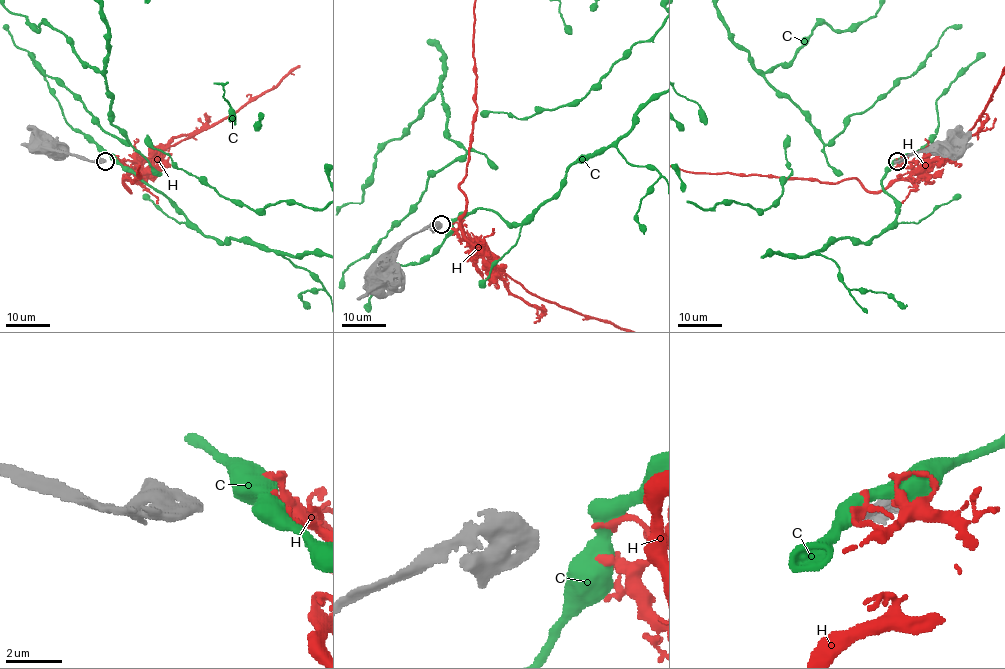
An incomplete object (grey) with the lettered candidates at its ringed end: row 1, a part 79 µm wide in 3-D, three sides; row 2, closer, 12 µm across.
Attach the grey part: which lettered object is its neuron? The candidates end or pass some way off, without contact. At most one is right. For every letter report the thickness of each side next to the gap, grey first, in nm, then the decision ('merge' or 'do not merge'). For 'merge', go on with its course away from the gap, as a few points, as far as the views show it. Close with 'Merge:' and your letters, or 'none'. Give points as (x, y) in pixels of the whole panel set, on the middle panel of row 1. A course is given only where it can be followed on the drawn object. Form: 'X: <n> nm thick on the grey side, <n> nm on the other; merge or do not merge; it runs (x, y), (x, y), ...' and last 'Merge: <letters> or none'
C: 480 nm thick on the grey side, 700 nm on the other; do not merge
H: 480 nm thick on the grey side, 160 nm on the other; do not merge
Merge: none

